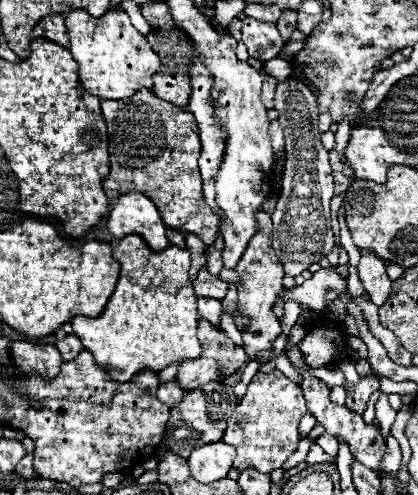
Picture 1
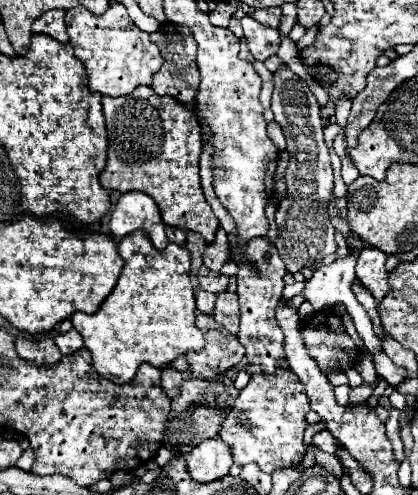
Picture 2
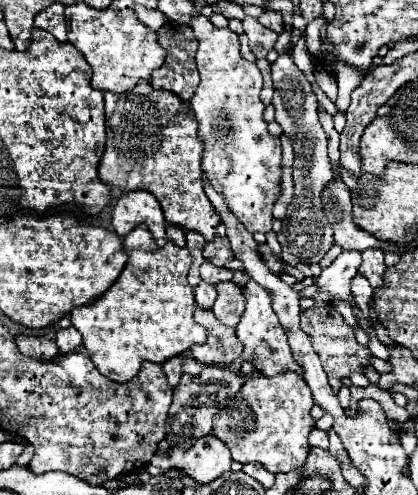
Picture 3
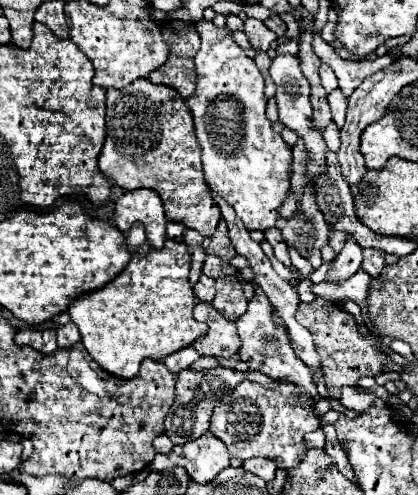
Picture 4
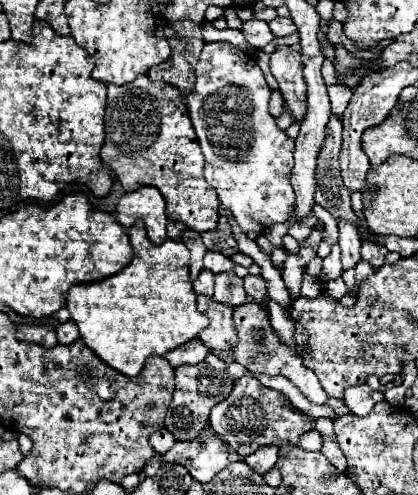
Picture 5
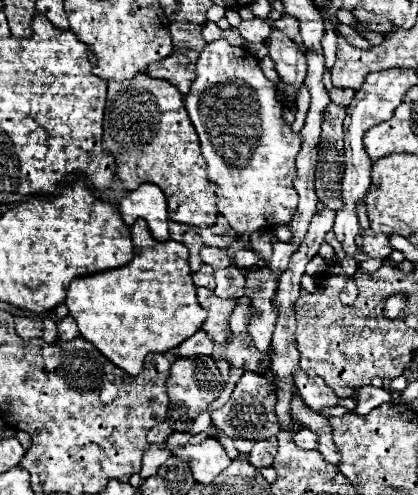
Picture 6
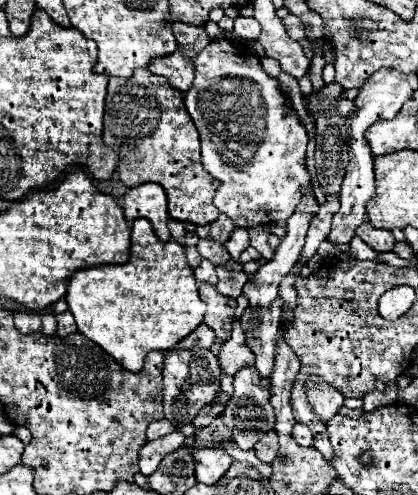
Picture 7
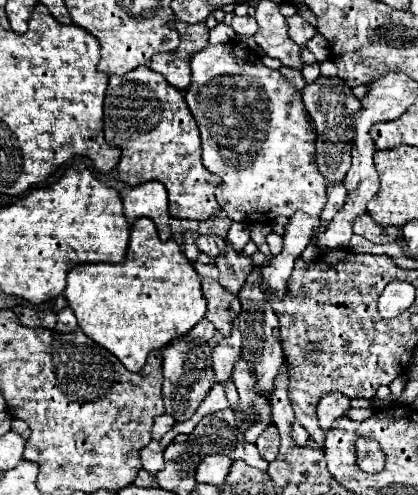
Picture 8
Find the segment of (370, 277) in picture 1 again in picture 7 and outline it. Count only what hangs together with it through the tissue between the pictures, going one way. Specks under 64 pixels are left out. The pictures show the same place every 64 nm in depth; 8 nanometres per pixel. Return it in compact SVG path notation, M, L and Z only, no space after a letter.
M364 222L364 224L356 230L356 234L358 234L368 246L372 246L376 252L390 252L390 250L394 248L394 244L396 244L390 230L376 230L376 228L372 228L370 222Z

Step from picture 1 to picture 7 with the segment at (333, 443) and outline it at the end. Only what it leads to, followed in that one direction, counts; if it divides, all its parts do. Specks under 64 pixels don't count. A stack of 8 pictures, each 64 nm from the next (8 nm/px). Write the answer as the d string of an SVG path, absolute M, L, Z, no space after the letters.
M296 424L296 426L294 426L294 440L296 440L296 444L300 444L300 446L312 446L314 436L312 436L312 432L310 432L308 426Z

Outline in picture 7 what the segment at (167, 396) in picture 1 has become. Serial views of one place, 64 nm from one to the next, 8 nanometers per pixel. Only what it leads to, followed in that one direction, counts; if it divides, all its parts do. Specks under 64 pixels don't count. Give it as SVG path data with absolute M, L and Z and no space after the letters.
M200 324L190 336L186 336L184 340L180 340L180 348L184 350L192 350L192 348L210 348L214 344L216 336L214 332L206 326L206 324Z

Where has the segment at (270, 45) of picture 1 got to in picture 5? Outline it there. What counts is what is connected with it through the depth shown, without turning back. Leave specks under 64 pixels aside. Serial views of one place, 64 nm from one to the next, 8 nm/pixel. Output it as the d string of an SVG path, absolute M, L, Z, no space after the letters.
M248 20L248 22L244 22L244 26L242 26L242 34L246 36L246 40L254 46L254 48L264 48L268 42L272 42L276 36L272 34L272 30L268 28L268 24L266 22L262 22L262 20Z

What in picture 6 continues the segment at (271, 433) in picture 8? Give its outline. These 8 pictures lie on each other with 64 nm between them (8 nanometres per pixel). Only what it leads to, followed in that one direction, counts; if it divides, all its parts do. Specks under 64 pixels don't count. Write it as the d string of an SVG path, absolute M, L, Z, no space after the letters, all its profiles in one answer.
M270 438L270 440L260 440L254 444L250 456L248 456L248 462L254 466L254 468L266 468L266 466L272 466L272 460L276 456L276 450L278 450L278 440L276 438Z

